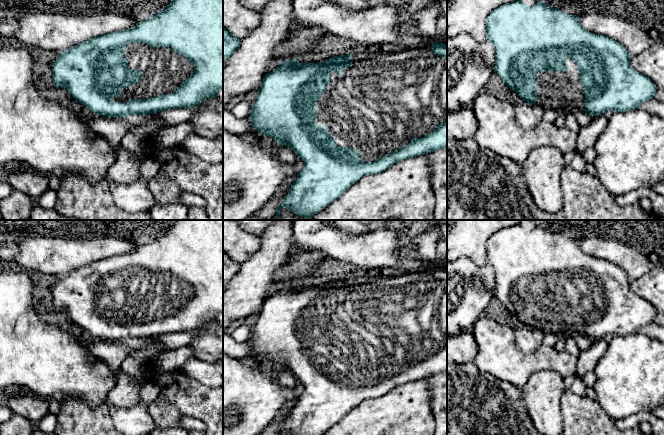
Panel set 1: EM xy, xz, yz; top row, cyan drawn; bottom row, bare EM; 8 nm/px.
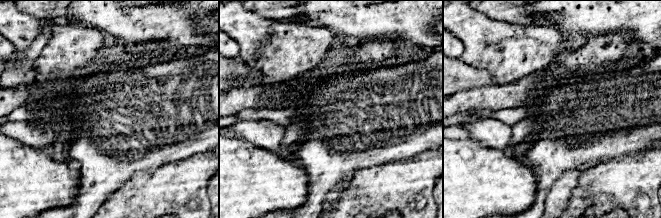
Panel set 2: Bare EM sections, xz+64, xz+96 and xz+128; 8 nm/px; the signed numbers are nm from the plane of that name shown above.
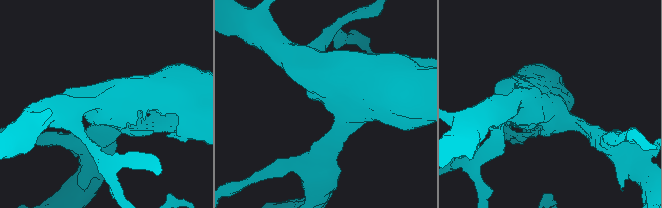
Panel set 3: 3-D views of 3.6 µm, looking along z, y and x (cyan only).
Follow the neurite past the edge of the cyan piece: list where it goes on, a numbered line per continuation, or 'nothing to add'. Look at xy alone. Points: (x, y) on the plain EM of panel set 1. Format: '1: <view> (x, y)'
1: xy (163, 294)

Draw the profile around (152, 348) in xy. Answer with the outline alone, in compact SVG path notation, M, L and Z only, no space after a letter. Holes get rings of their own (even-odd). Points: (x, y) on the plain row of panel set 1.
M150 339L144 344L144 347L142 349L132 351L128 357L137 358L147 363L165 351L166 350L162 348L159 342Z

